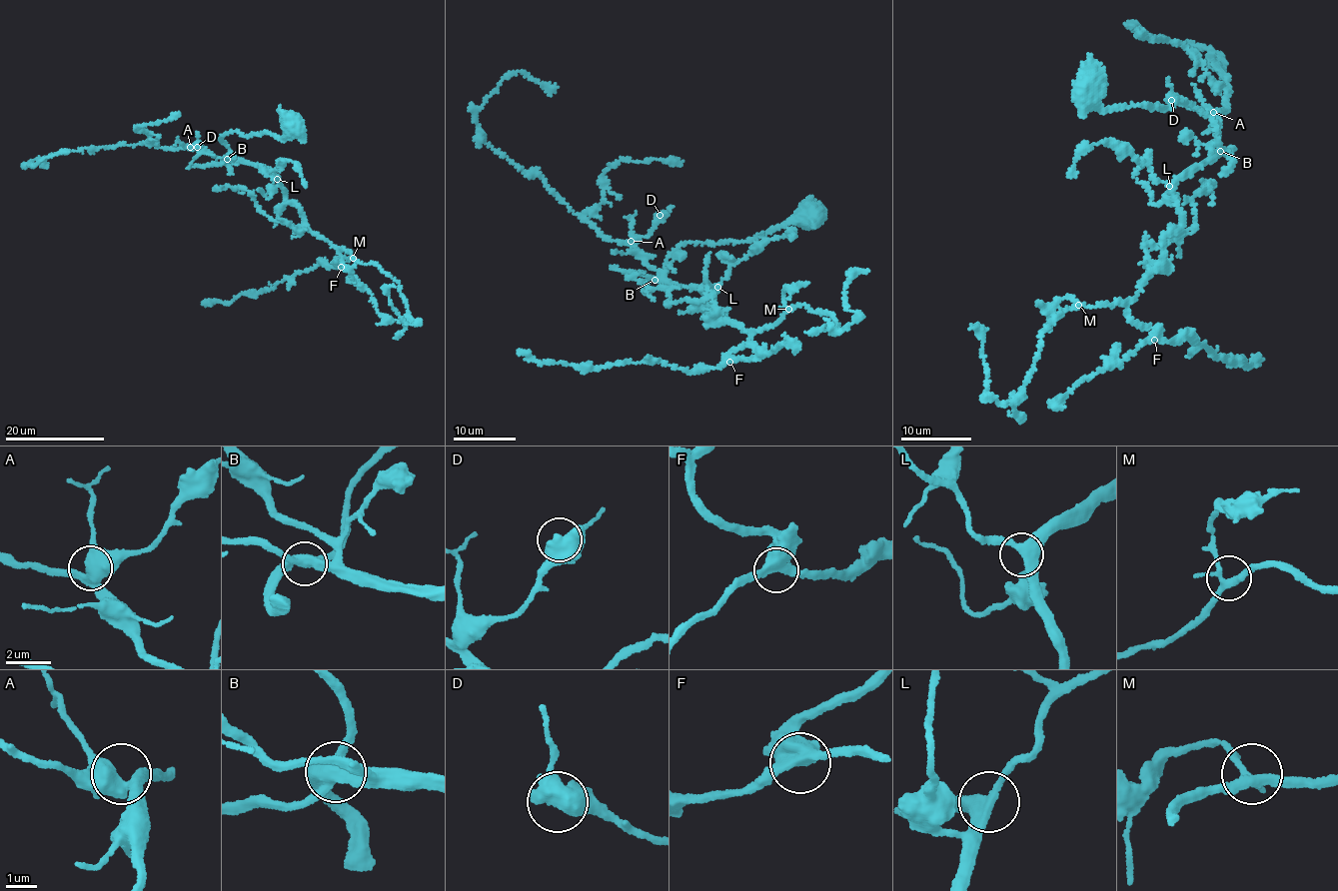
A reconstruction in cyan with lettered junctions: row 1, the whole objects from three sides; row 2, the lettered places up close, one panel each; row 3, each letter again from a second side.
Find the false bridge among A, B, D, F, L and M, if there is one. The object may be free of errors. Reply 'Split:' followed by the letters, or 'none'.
Split: B

